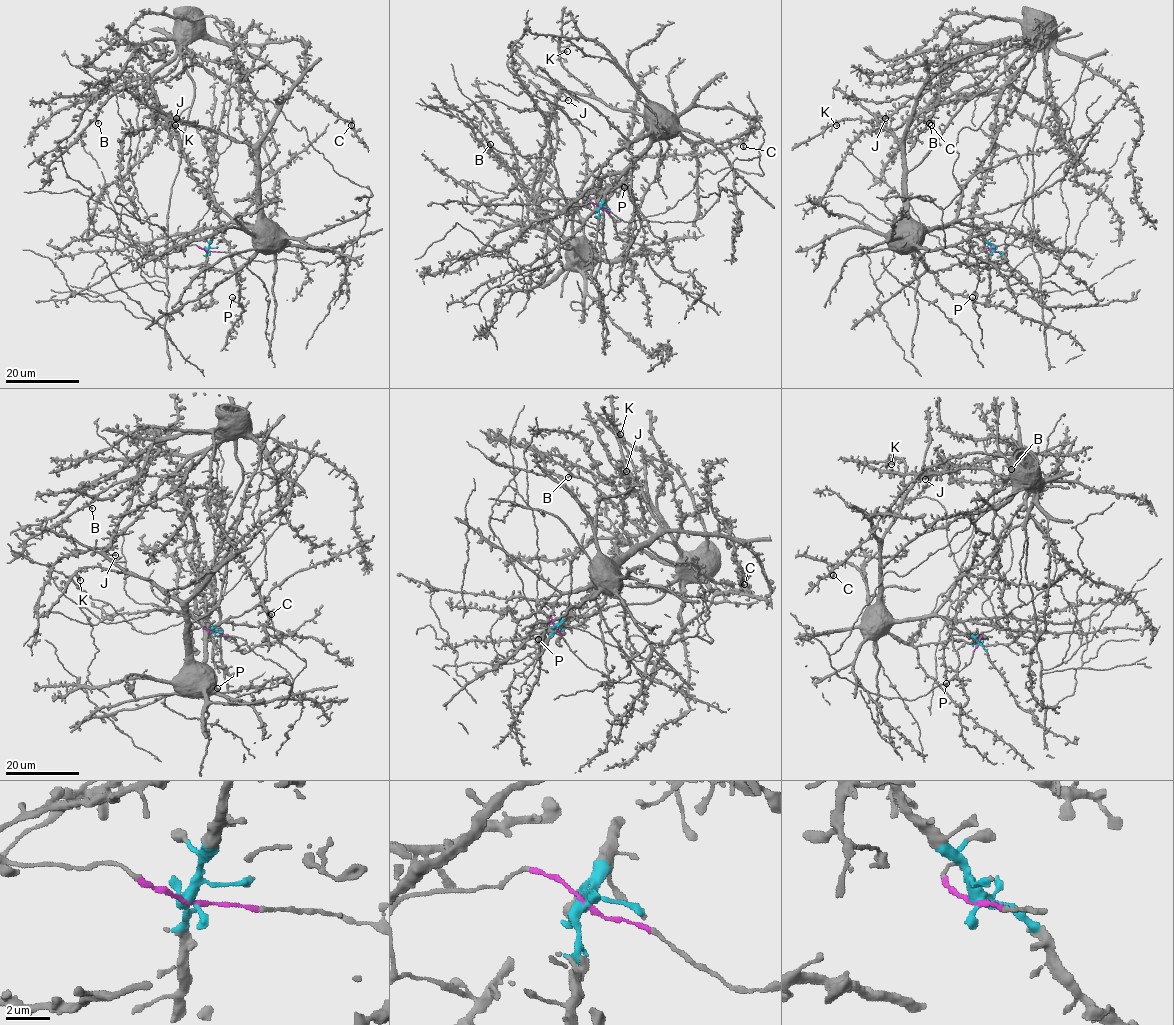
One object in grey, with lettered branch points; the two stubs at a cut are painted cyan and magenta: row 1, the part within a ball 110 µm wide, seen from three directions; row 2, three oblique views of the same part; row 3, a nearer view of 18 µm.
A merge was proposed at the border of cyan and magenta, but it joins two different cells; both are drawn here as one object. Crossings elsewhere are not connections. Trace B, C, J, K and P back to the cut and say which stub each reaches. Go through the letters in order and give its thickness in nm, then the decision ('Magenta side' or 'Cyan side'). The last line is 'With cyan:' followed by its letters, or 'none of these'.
B: Thickness 220 nm. Magenta side
C: Thickness 320 nm. Magenta side
J: Thickness 360 nm. Cyan side
K: Thickness 420 nm. Cyan side
P: Thickness 460 nm. Cyan side
With cyan: J, K, P

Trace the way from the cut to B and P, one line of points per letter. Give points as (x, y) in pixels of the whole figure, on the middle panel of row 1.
B: (600, 207), (567, 210), (560, 248), (585, 261), (575, 260), (569, 213), (528, 188), (490, 144)
P: (600, 207), (605, 193), (652, 139), (652, 133), (636, 138), (628, 148), (631, 155), (631, 187), (624, 187)

